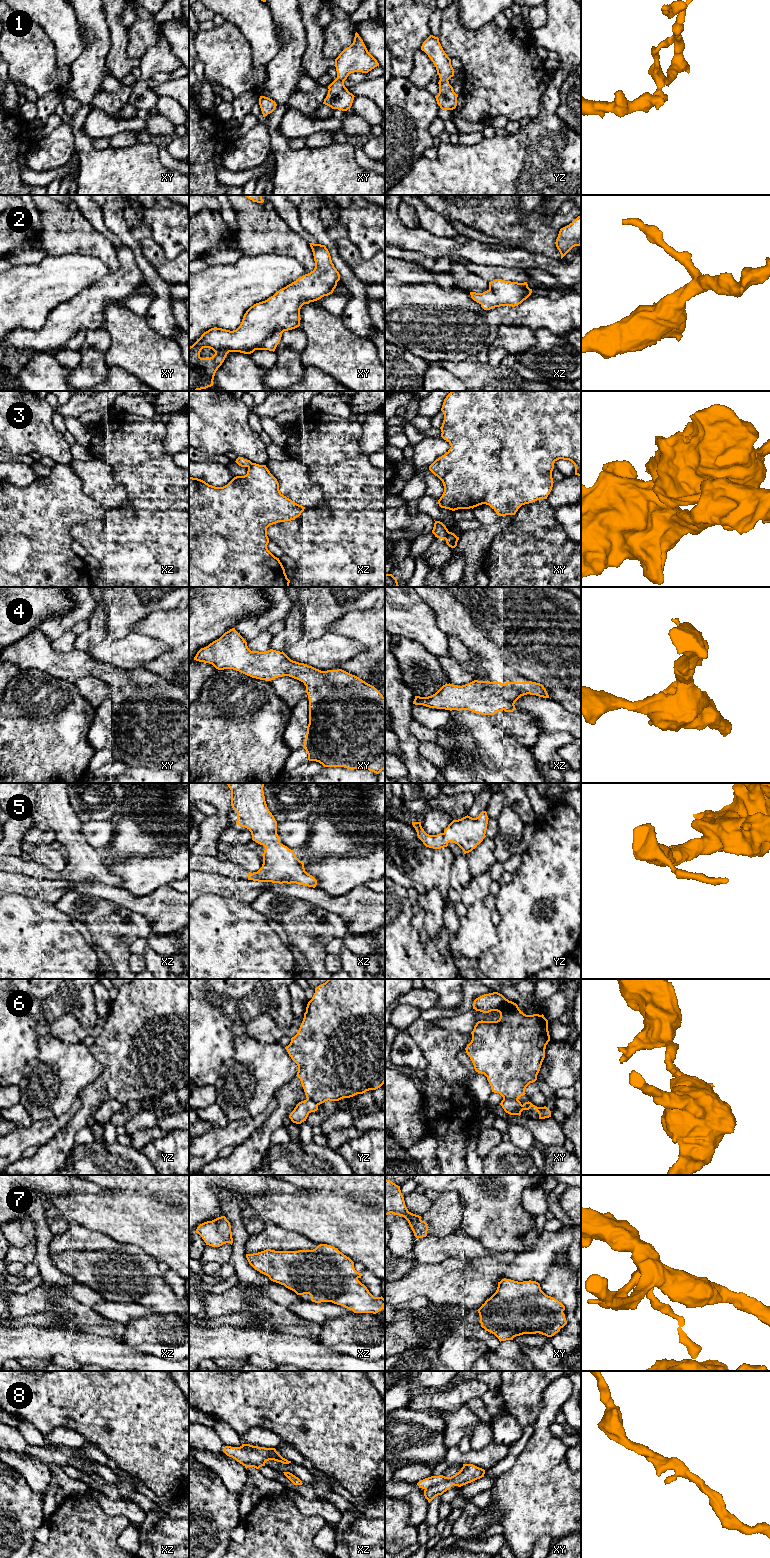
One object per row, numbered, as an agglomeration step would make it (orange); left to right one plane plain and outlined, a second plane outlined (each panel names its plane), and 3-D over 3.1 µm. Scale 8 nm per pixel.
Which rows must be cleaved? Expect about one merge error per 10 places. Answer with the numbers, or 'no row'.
3, 6

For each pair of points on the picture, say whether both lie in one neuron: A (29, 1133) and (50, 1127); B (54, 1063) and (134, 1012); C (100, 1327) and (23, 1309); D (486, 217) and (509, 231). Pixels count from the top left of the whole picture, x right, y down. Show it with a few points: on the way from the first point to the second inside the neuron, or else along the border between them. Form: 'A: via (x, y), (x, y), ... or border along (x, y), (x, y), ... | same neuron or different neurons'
A: via (34, 1133), (39, 1133), (45, 1129) | same neuron
B: border along (88, 1047), (101, 1067) | different neurons
C: via (81, 1318), (74, 1317), (63, 1306), (42, 1306) | same neuron
D: via (492, 217), (495, 217), (503, 225) | same neuron

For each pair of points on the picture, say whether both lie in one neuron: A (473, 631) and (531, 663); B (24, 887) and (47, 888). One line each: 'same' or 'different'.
A: same
B: same

